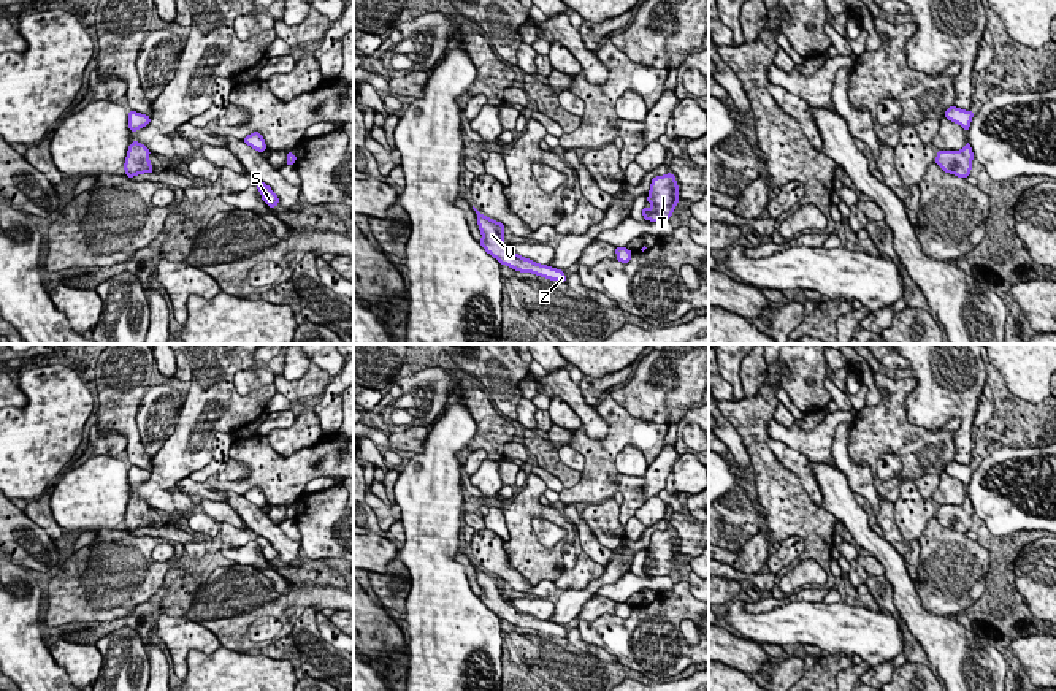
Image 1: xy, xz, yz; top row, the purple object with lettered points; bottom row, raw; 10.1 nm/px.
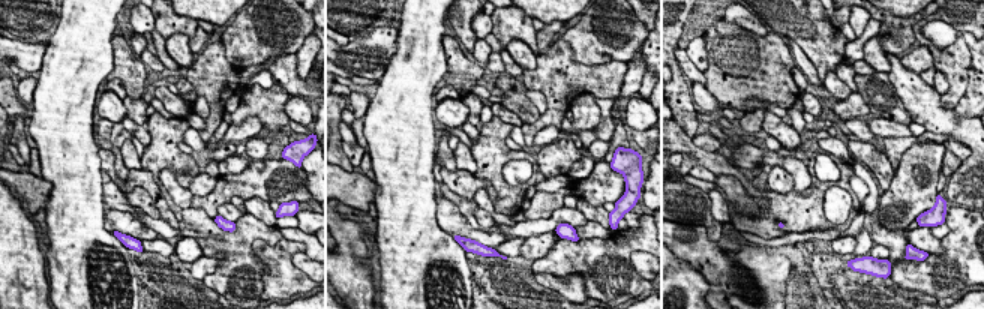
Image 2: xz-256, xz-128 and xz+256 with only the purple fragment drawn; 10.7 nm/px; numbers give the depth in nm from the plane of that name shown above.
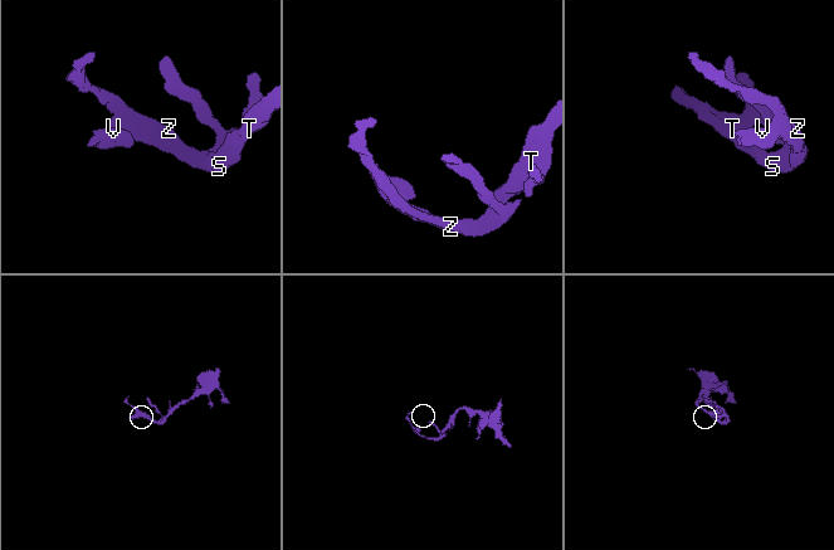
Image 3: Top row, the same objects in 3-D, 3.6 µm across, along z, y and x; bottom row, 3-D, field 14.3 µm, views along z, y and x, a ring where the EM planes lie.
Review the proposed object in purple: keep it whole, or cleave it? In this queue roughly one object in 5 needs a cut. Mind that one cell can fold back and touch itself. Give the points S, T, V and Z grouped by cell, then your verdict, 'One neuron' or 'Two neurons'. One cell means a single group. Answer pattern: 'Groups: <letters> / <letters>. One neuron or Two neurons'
Groups: S T V Z. One neuron

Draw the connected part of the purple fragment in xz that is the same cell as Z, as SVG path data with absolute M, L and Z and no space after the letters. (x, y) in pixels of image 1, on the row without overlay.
M474 561L473 564L477 569L477 580L482 588L482 594L479 596L480 601L496 613L501 620L507 620L509 623L520 626L520 628L531 628L541 632L566 637L566 631L561 624L534 618L530 613L523 613L514 605L504 601L504 580L501 577L495 577L493 574L480 569Z

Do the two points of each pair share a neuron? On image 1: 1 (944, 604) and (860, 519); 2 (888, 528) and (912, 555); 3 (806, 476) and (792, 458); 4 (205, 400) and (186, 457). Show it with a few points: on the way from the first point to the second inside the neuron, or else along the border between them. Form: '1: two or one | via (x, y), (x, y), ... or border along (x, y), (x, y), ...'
1: two | border along (914, 584), (922, 604), (936, 615)
2: one | via (891, 534), (906, 549)
3: one | via (803, 471), (796, 463)
4: one | via (203, 414), (189, 431), (189, 442)

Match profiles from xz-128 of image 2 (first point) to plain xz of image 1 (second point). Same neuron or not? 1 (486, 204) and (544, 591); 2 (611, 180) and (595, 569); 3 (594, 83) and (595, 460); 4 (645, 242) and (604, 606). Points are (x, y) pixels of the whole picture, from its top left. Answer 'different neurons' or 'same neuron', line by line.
1: same neuron
2: same neuron
3: same neuron
4: different neurons

